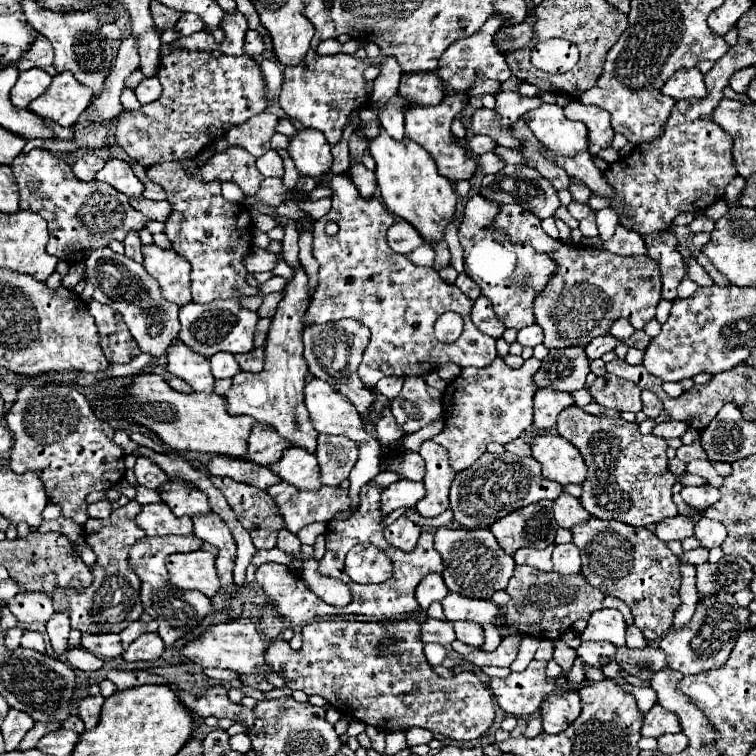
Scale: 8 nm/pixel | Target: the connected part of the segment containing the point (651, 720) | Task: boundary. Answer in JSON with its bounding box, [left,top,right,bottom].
[640,703,680,737]

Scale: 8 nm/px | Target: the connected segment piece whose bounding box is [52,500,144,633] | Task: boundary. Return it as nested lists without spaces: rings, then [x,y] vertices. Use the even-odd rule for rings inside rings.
[[[131,500],[126,507],[112,511],[108,519],[89,518],[83,526],[85,542],[98,557],[92,567],[94,583],[86,589],[74,589],[72,595],[66,595],[66,589],[56,589],[56,597],[52,597],[56,609],[68,609],[72,629],[82,633],[120,633],[128,627],[128,623],[140,619],[140,579],[132,573],[132,569],[128,569],[128,549],[144,537],[144,531],[134,523],[140,509],[142,505]]]

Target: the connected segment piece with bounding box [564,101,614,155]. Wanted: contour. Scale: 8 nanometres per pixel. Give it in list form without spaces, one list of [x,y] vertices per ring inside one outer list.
[[[572,101],[566,109],[564,115],[568,119],[582,121],[588,129],[588,153],[598,155],[602,149],[612,145],[614,131],[610,127],[610,117],[608,111],[596,109],[594,105],[580,105],[578,101]]]

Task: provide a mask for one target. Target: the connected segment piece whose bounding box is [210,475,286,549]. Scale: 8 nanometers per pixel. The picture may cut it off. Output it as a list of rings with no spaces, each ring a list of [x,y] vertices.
[[[210,477],[210,481],[224,493],[224,497],[228,499],[228,505],[232,507],[232,511],[236,513],[238,521],[244,525],[244,529],[250,533],[252,537],[252,543],[256,549],[272,549],[276,547],[276,535],[280,529],[284,529],[284,519],[280,517],[280,511],[274,503],[274,499],[262,491],[262,489],[256,489],[252,485],[244,485],[244,483],[238,483],[238,481],[232,481],[228,477]]]

